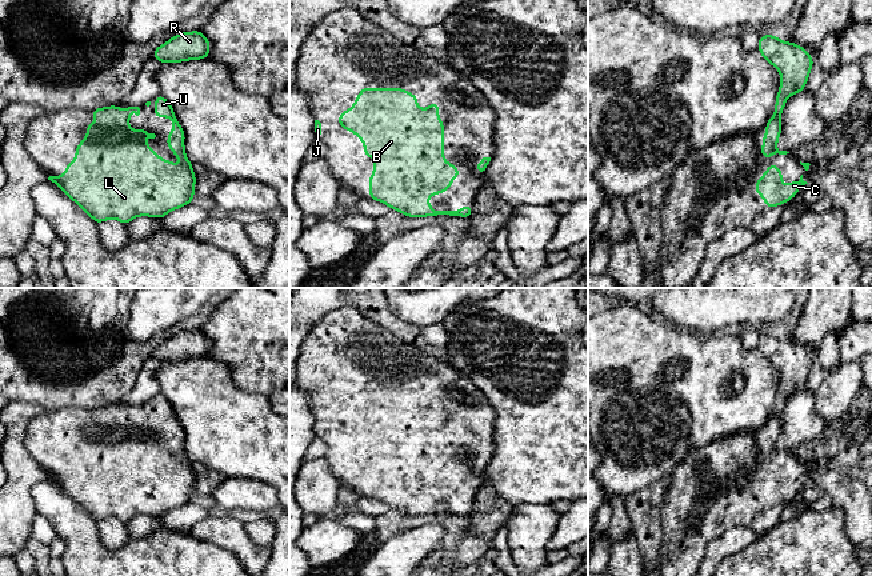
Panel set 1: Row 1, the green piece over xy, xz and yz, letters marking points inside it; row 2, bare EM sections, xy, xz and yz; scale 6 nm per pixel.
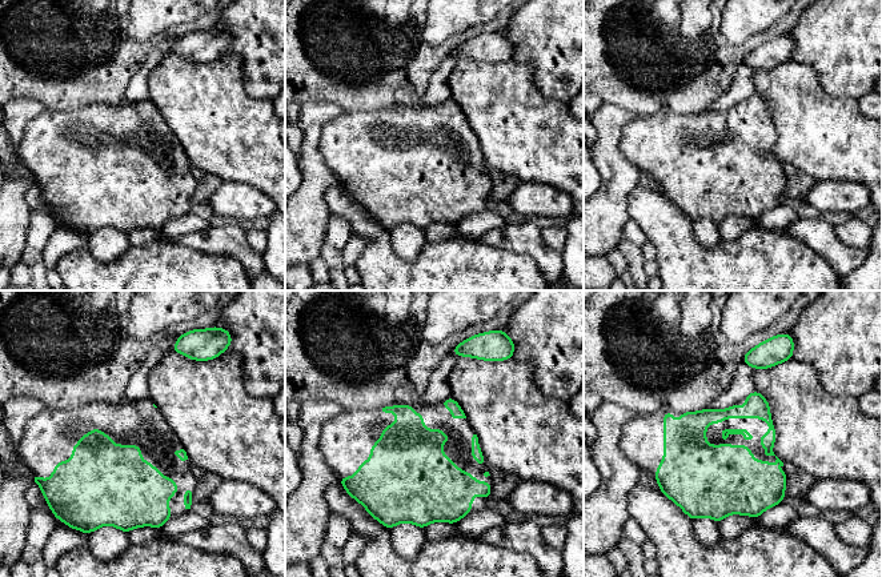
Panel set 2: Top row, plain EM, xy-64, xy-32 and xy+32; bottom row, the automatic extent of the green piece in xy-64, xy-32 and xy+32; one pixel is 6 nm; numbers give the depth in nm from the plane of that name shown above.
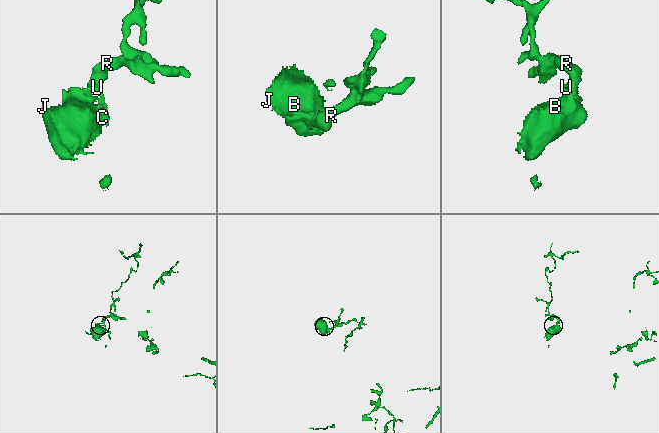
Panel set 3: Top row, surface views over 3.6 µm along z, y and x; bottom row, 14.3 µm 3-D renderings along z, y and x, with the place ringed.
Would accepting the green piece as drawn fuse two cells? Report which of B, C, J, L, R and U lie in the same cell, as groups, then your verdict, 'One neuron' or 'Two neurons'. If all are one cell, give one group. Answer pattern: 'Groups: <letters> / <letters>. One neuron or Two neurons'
Groups: B C J L R U. One neuron

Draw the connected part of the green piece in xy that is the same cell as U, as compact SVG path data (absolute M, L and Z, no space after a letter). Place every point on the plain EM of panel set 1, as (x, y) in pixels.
M159 392L155 400L156 409L152 415L172 417L172 431L167 435L167 444L183 460L181 464L163 459L148 443L127 443L127 437L147 439L155 437L156 433L148 432L144 427L131 431L129 412L133 411L139 415L140 407L125 404L120 409L116 403L91 408L97 420L87 424L87 436L76 444L76 457L65 465L63 475L48 476L96 523L117 517L127 524L136 515L163 517L171 509L181 507L195 497L196 476L184 448L185 432L167 397Z

